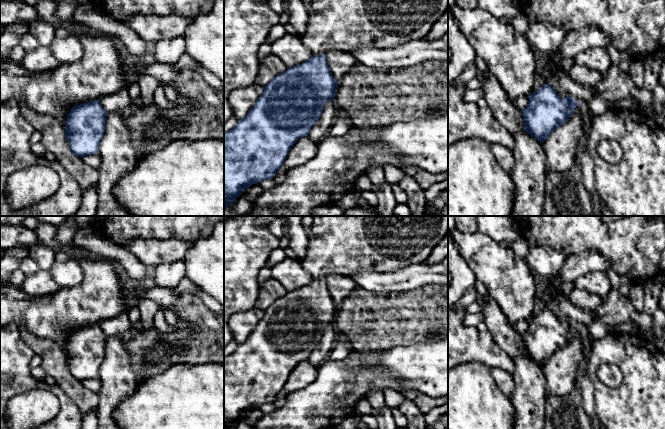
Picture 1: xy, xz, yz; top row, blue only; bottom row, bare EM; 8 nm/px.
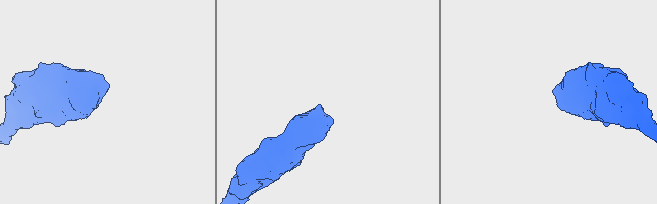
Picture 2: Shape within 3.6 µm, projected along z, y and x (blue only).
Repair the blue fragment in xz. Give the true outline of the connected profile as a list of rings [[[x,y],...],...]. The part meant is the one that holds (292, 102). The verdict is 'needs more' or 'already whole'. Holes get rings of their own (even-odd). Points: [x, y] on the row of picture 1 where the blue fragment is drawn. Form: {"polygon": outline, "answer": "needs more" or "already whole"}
{"polygon": [[[312,0],[311,8],[306,31],[300,37],[313,56],[275,76],[264,86],[264,92],[248,114],[238,120],[233,129],[224,133],[224,207],[232,205],[245,188],[262,180],[272,179],[284,165],[291,147],[298,139],[308,136],[322,115],[326,103],[334,100],[338,82],[328,66],[325,55],[328,51],[351,52],[363,47],[392,48],[423,39],[448,9],[448,0]]], "answer": "needs more"}

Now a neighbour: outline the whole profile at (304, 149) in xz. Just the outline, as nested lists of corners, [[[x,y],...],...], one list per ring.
[[[308,136],[298,139],[291,147],[284,165],[288,168],[294,168],[315,157],[318,150],[318,144],[313,142]]]

